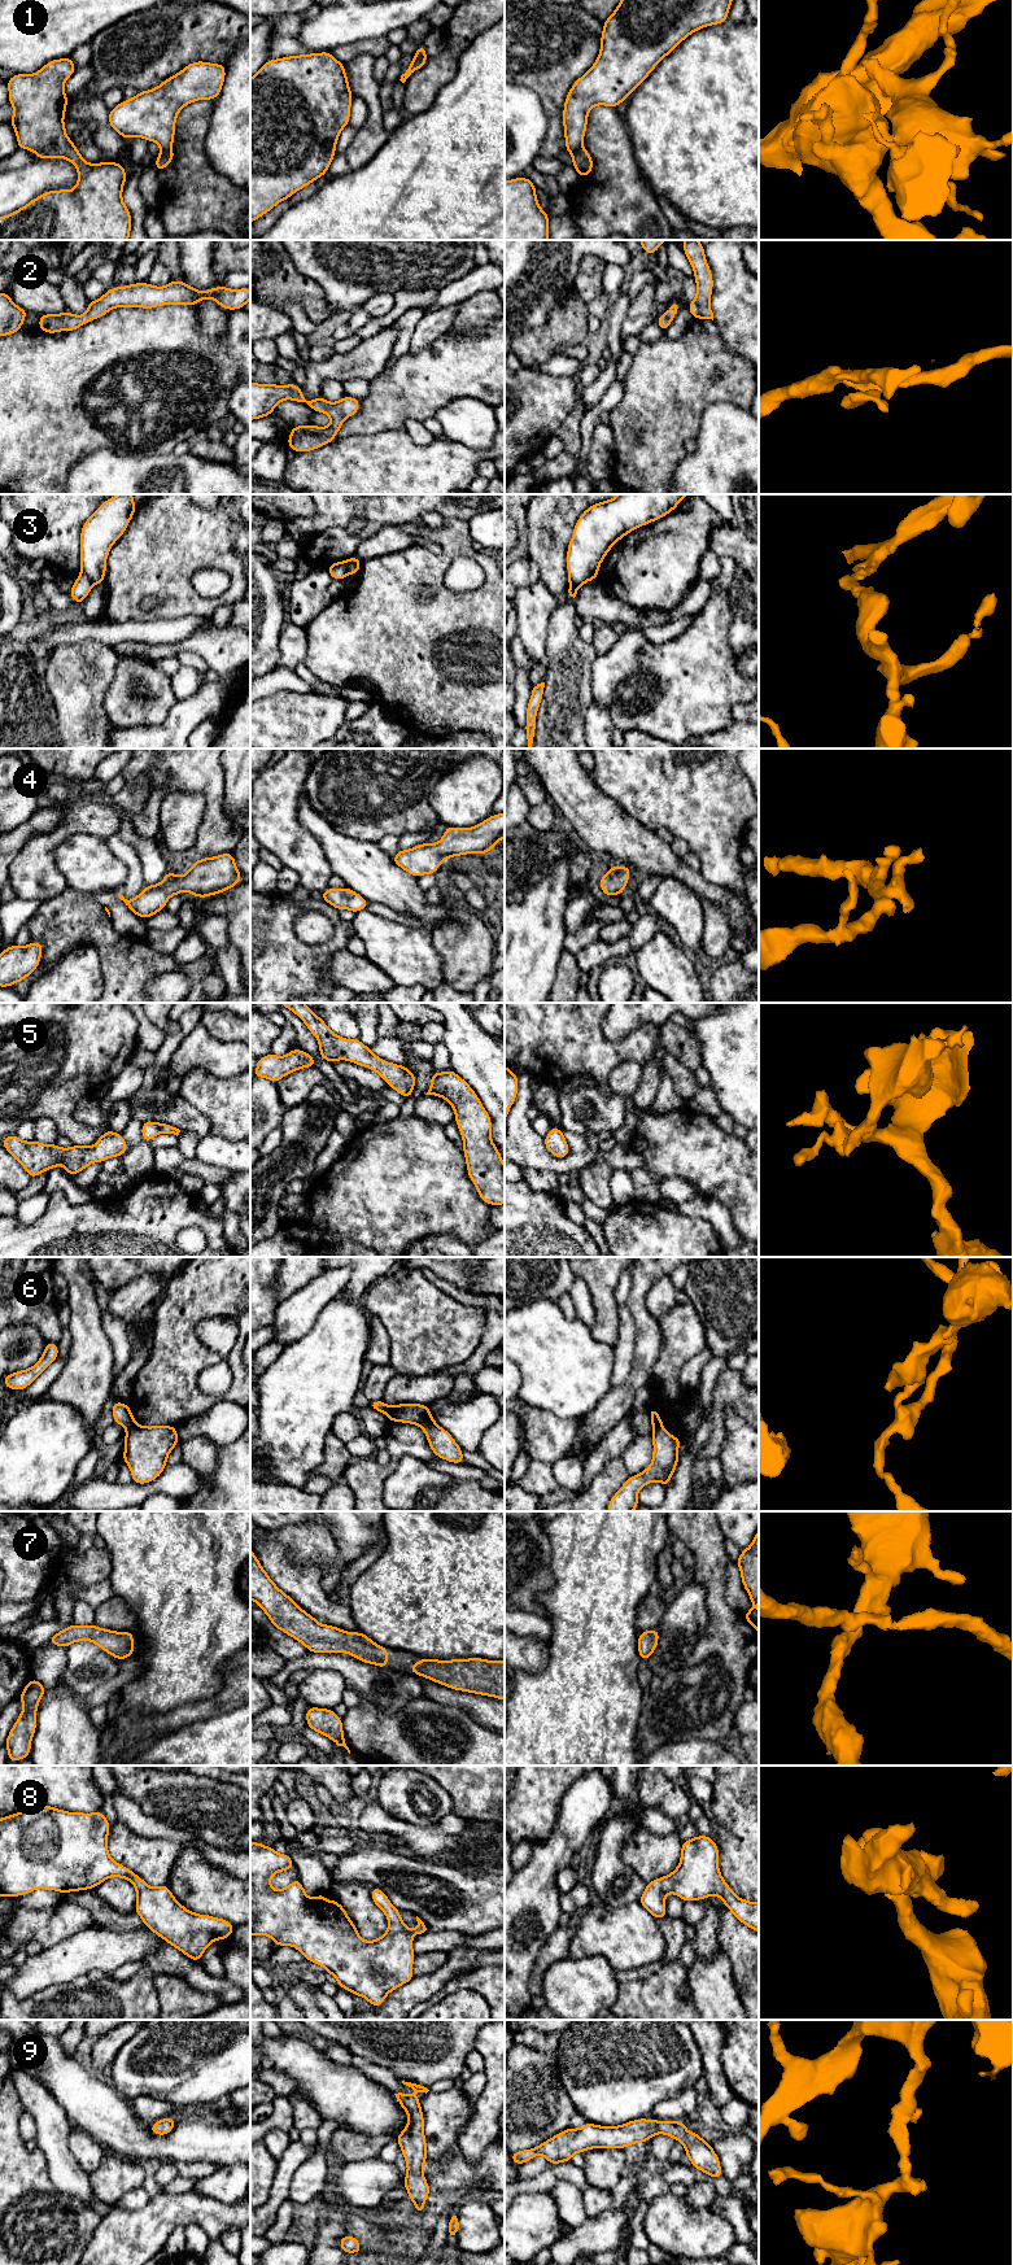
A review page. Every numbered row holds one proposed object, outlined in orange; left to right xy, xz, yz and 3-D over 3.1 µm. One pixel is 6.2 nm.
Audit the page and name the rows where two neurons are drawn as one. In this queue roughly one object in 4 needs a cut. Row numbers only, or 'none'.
1, 3, 6

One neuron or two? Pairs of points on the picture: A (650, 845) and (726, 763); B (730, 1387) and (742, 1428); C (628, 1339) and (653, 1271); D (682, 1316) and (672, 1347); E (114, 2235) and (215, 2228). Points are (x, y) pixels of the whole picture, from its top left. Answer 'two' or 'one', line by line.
A: two
B: two
C: two
D: one
E: one

